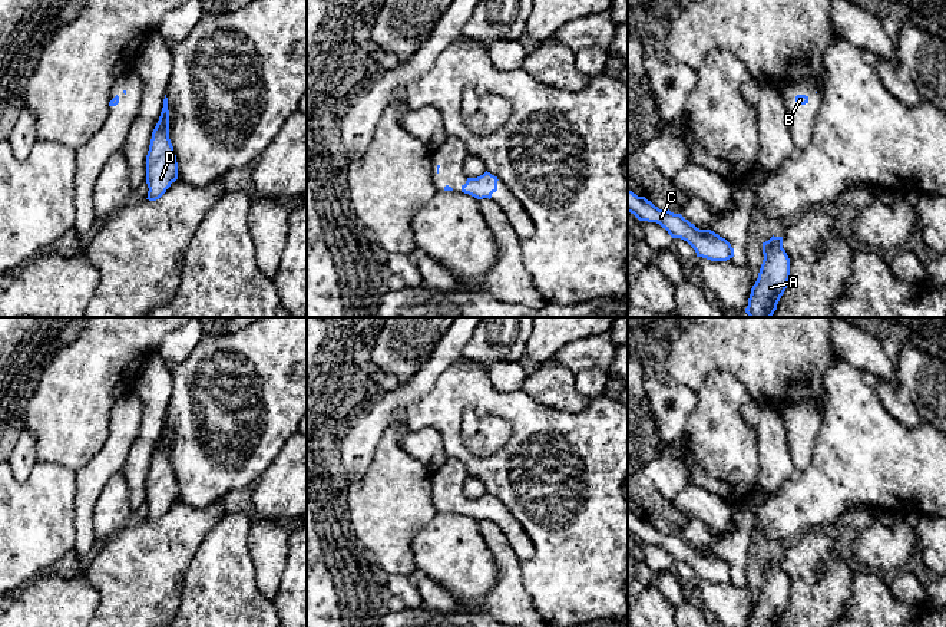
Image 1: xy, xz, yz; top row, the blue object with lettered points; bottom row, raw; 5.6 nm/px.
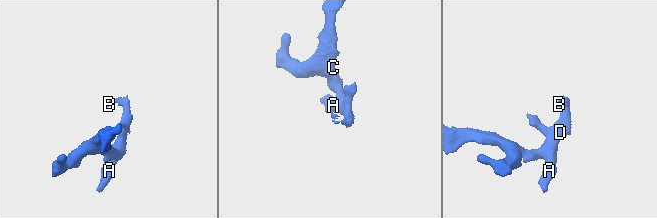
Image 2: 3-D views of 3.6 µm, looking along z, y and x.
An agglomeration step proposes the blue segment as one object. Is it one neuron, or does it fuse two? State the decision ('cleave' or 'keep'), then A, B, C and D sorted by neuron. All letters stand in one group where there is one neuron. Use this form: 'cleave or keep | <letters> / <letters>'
keep | A B C D

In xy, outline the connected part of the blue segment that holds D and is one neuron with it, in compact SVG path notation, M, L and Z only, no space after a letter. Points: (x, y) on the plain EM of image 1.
M165 416L159 442L152 453L146 476L146 505L149 522L159 521L172 504L178 501L178 484L169 461L169 432Z

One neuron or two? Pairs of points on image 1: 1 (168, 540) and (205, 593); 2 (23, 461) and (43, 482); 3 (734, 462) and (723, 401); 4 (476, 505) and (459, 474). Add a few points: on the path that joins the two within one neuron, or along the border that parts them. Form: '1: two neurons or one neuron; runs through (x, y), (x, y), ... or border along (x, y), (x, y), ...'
1: two neurons; border along (204, 537), (184, 577), (179, 600)
2: two neurons; border along (37, 461), (23, 481), (15, 478)
3: one neuron; runs through (723, 446), (723, 416)
4: one neuron; runs through (466, 504), (456, 494), (456, 484)

